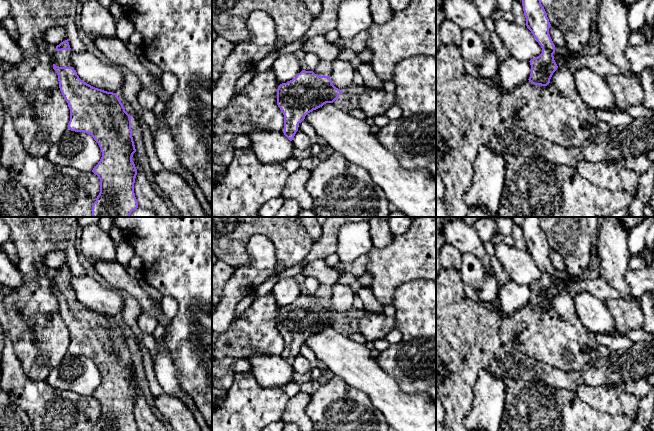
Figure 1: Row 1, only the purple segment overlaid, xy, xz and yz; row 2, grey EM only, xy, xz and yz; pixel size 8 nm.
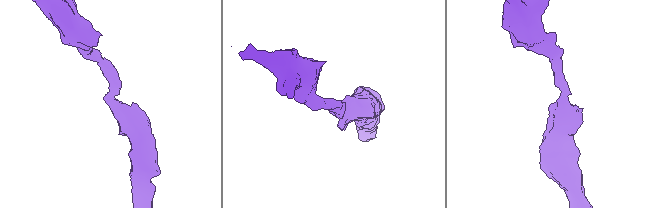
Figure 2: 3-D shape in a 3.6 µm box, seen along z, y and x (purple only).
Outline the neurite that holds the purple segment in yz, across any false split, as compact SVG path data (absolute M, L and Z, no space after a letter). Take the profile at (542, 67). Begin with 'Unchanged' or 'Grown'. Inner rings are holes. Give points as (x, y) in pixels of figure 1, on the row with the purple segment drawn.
Grown. M522 0L526 26L542 48L542 53L531 59L529 81L534 85L547 86L557 68L565 58L555 52L555 45L550 37L551 26L541 0Z

